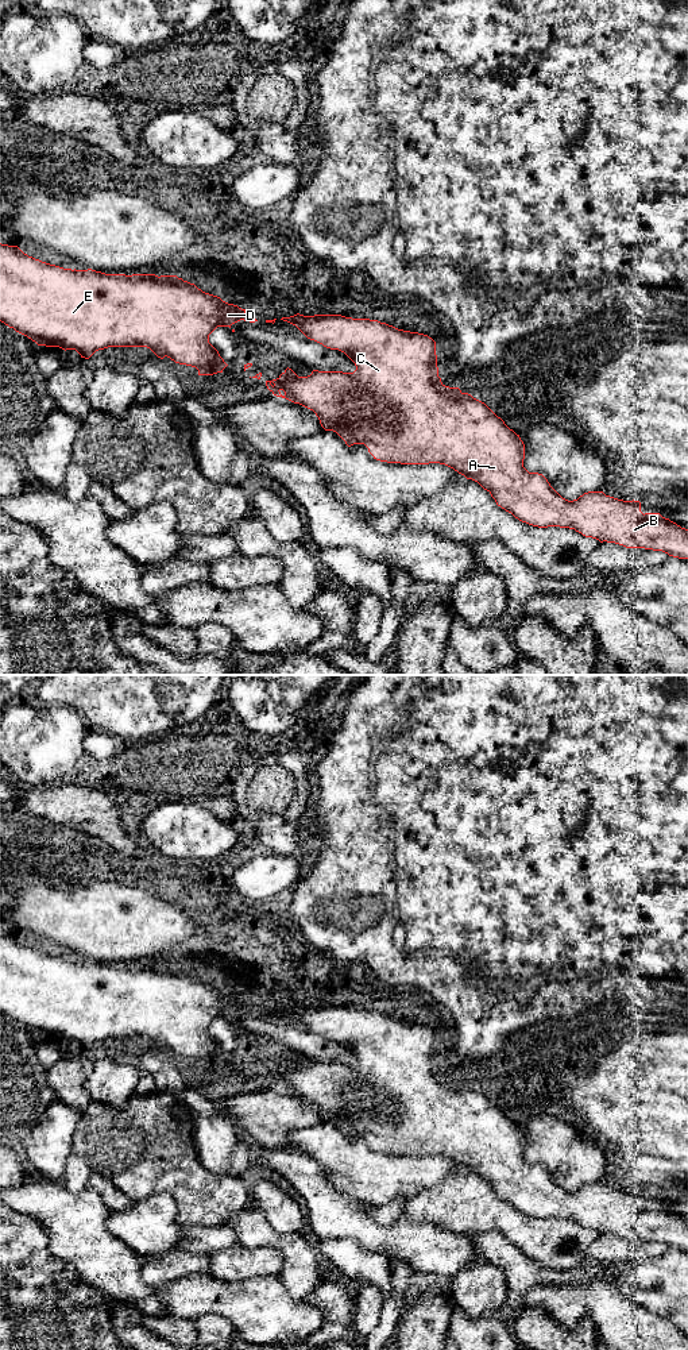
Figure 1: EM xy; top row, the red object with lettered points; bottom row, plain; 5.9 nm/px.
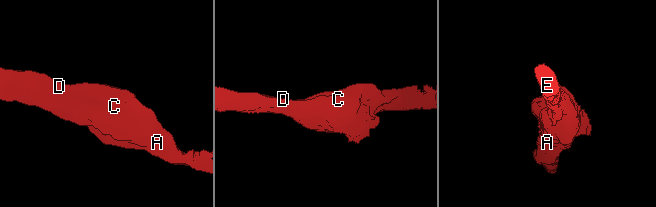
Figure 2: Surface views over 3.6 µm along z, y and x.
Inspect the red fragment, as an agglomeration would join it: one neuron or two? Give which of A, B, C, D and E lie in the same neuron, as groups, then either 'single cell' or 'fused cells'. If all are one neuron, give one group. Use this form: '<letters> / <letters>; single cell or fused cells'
A B C D E; single cell

